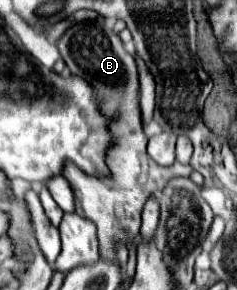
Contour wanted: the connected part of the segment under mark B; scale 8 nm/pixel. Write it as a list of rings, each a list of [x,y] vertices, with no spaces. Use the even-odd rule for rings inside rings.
[[[87,19],[81,23],[73,23],[57,43],[61,59],[65,61],[71,75],[83,77],[93,87],[95,101],[99,111],[107,117],[107,129],[111,133],[111,145],[105,153],[105,163],[109,167],[109,175],[85,175],[85,171],[77,169],[75,163],[65,163],[61,175],[71,183],[75,195],[75,211],[93,221],[97,227],[99,251],[103,259],[115,259],[113,243],[135,239],[139,235],[141,225],[141,209],[151,193],[159,191],[175,177],[187,177],[191,167],[175,163],[173,167],[159,167],[149,159],[145,147],[147,137],[143,133],[141,109],[139,109],[139,77],[133,55],[129,55],[123,47],[119,35],[105,23],[105,19]]]

